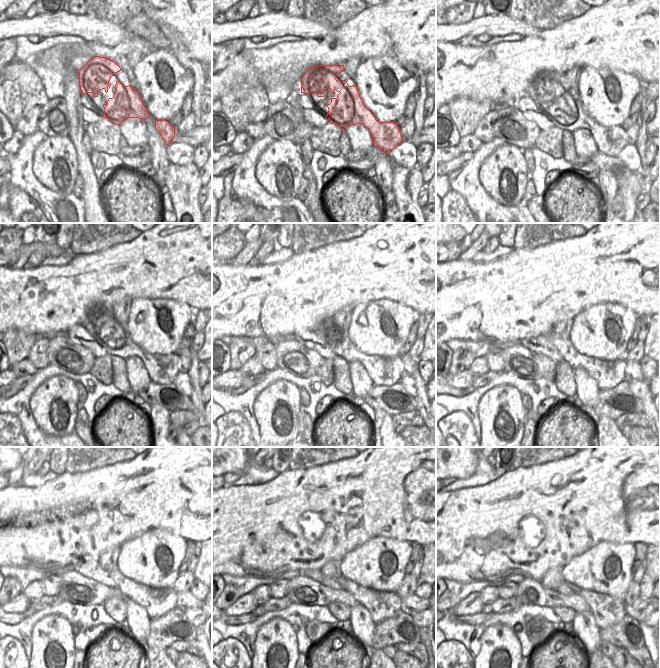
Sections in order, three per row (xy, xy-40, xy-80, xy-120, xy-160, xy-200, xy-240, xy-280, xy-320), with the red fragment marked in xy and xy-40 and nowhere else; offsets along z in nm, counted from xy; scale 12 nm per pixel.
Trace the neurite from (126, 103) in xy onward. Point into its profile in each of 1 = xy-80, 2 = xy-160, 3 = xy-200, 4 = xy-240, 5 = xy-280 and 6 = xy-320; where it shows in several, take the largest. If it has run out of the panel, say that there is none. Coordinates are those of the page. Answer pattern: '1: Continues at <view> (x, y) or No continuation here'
1: Continues at xy-80 (567, 114)
2: Continues at xy-160 (387, 371)
3: Continues at xy-200 (608, 374)
4: Continues at xy-240 (157, 602)
5: Continues at xy-280 (381, 605)
6: Continues at xy-320 (607, 611)

